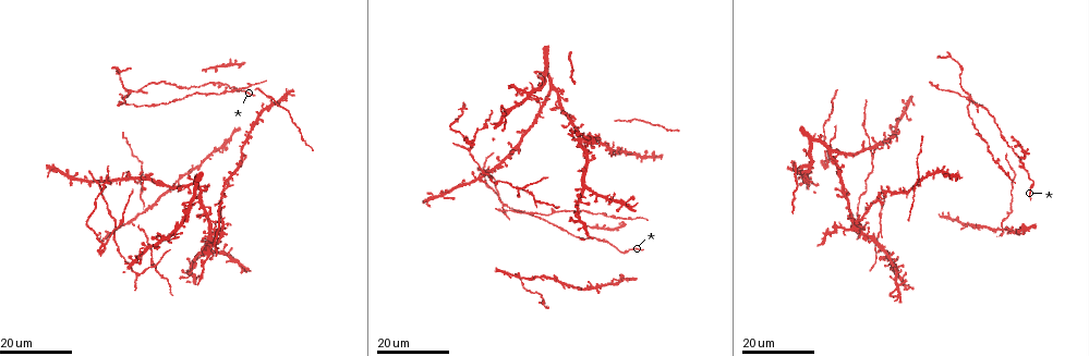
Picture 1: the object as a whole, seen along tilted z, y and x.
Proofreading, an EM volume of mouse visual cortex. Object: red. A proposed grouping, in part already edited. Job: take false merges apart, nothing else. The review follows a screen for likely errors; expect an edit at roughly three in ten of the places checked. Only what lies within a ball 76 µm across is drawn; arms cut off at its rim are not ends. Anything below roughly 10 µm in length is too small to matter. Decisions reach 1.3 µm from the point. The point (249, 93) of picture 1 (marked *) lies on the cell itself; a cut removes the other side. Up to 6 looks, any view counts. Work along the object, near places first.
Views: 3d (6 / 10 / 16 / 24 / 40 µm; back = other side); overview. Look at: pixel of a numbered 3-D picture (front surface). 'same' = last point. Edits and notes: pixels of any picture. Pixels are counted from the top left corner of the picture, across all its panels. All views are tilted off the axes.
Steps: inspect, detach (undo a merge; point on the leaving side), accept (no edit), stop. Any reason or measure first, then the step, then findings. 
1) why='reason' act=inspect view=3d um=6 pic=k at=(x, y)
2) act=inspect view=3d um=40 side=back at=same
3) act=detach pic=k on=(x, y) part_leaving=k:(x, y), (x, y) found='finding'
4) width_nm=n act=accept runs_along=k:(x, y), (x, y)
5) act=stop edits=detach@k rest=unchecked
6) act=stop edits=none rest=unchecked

why='four or more arms meet' act=inspect view=3d um=16 pic=1 at=(641, 159)

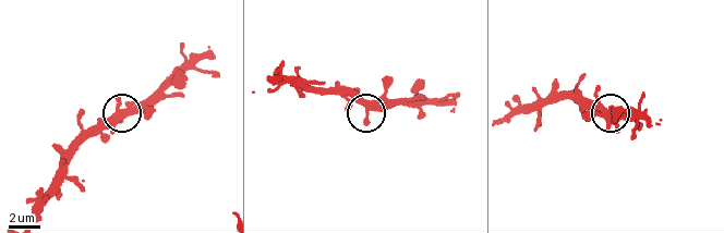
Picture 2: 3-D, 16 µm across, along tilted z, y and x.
why='zoom in' act=inspect view=3d um=10 pic=2 at=(366, 103)

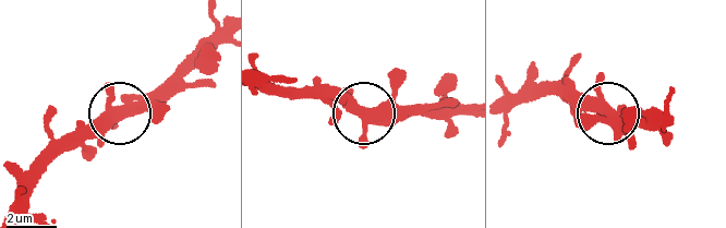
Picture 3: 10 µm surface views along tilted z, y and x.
act=accept found='one cell here'

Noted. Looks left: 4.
why='four or more arms meet' act=inspect view=3d um=24 pic=1 at=(968, 97)

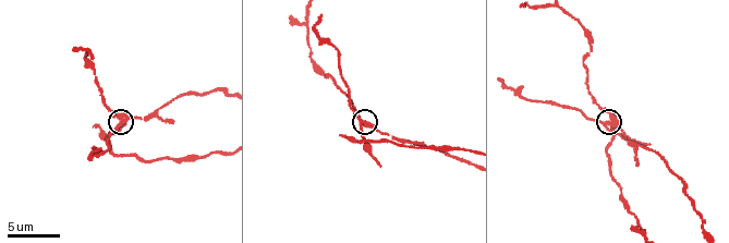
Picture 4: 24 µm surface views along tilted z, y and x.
act=inspect view=3d um=6 pic=4 at=(121, 117)

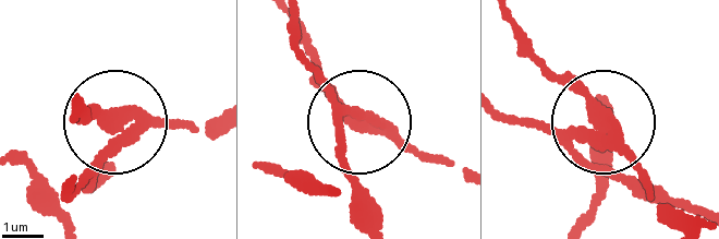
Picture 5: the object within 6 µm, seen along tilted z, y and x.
act=detach pic=5 on=(342, 130) part_leaving=5:(381, 126), (332, 92), (291, 31) found='a second cell is stuck on'

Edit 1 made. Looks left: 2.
act=stop edits=detach@5 rest=unchecked

